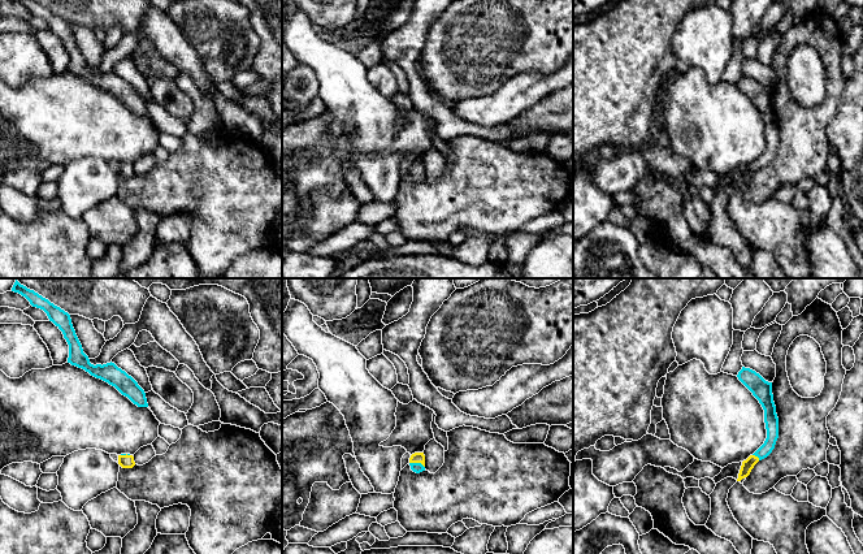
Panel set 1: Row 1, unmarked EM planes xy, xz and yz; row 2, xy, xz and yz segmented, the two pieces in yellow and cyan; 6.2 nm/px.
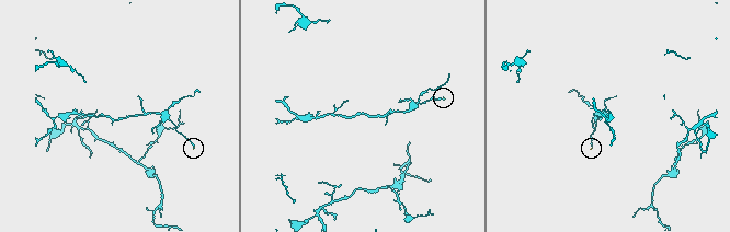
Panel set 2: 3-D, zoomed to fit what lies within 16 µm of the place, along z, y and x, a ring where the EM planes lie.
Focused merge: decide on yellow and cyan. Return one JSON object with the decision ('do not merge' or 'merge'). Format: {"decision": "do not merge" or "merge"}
{"decision": "merge"}

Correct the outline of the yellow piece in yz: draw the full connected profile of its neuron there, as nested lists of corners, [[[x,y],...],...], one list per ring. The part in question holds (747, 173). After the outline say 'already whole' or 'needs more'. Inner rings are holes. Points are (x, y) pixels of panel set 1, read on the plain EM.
[[[742,75],[737,83],[738,88],[753,101],[764,118],[764,131],[767,138],[767,147],[764,152],[746,169],[742,170],[738,187],[747,186],[754,174],[767,166],[775,157],[779,147],[779,126],[772,103],[772,91],[766,90],[759,82],[750,77]]]; needs more

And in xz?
[[[415,161],[409,166],[411,178],[416,182],[425,179],[425,164],[424,161]]]; needs more

